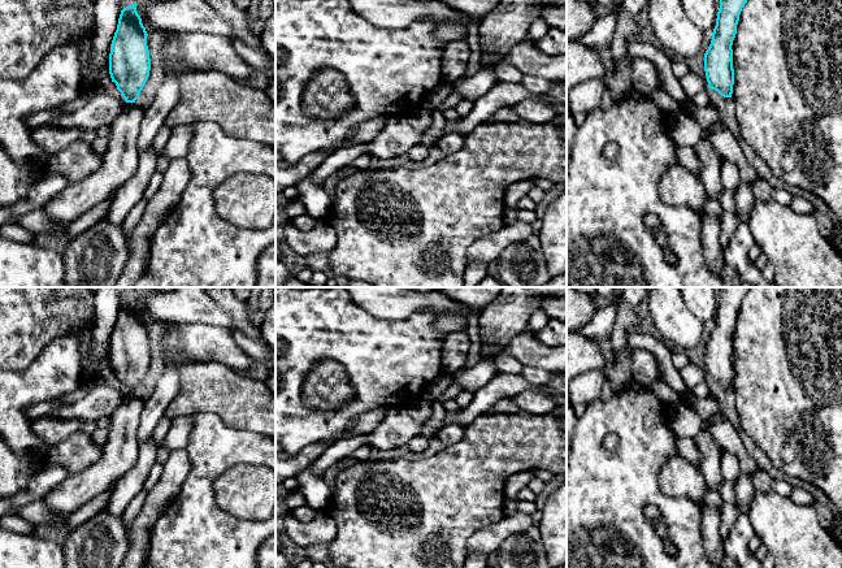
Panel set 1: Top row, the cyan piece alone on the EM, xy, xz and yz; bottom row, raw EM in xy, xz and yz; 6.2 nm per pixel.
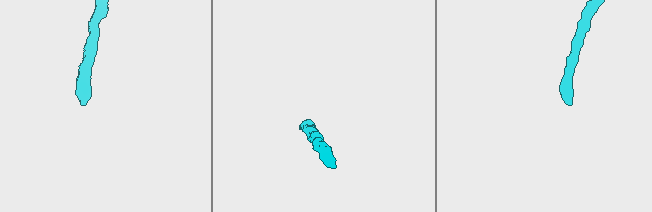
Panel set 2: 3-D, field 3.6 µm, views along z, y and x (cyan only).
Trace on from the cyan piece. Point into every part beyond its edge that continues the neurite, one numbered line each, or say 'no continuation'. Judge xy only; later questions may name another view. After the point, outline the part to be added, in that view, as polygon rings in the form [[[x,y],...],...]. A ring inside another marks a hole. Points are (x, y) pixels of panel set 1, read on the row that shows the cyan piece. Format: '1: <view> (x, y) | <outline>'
1: xy (121, 157) | [[[135,103],[123,104],[120,116],[107,129],[108,148],[103,166],[86,179],[69,185],[44,204],[43,211],[51,220],[68,225],[129,182],[138,169],[138,135],[144,114]]]

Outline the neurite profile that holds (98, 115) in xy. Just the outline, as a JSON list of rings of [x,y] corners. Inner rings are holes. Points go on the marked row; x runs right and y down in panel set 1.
[[[110,92],[99,94],[88,100],[82,108],[58,120],[53,120],[47,125],[60,129],[78,127],[84,131],[94,130],[100,133],[107,130],[120,116],[125,103],[123,97],[116,97]]]

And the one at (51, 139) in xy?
[[[43,125],[32,129],[32,140],[47,153],[57,153],[66,147],[78,143],[84,134],[83,129],[69,127],[60,129],[51,125]]]

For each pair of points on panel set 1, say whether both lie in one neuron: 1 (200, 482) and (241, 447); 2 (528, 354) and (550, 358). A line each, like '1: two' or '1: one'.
1: one
2: one

